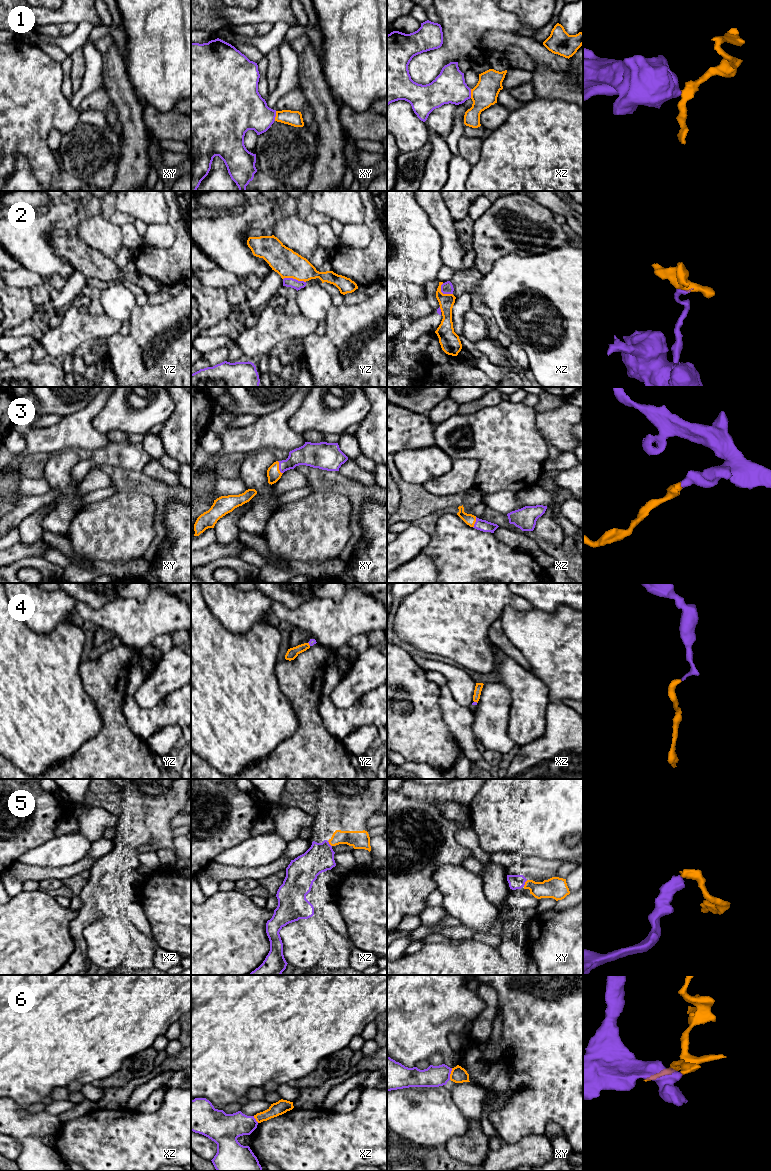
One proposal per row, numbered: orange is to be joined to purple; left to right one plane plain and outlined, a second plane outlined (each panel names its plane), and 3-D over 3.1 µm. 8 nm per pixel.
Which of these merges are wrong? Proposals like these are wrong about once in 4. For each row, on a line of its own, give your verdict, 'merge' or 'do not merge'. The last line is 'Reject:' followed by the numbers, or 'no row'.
1: do not merge
2: do not merge
3: merge
4: merge
5: merge
6: do not merge
Reject: 1, 2, 6

